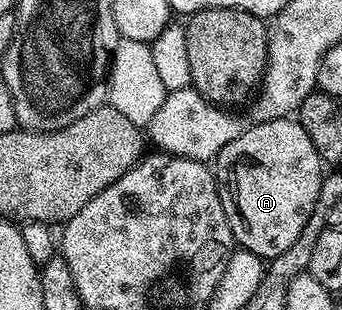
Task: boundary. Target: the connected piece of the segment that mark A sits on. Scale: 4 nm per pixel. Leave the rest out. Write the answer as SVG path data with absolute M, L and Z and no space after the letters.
M294 117L247 126L246 131L236 137L236 141L228 141L228 145L220 149L218 158L213 160L212 170L218 180L220 205L224 205L224 217L228 217L235 244L243 251L251 251L253 255L260 256L263 261L284 253L300 237L301 230L317 203L324 178L324 164L316 153L316 145L312 145L308 133L304 133Z

